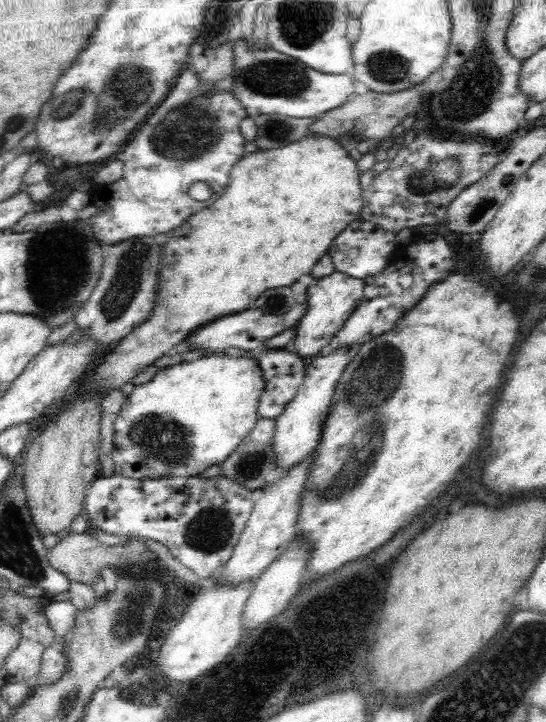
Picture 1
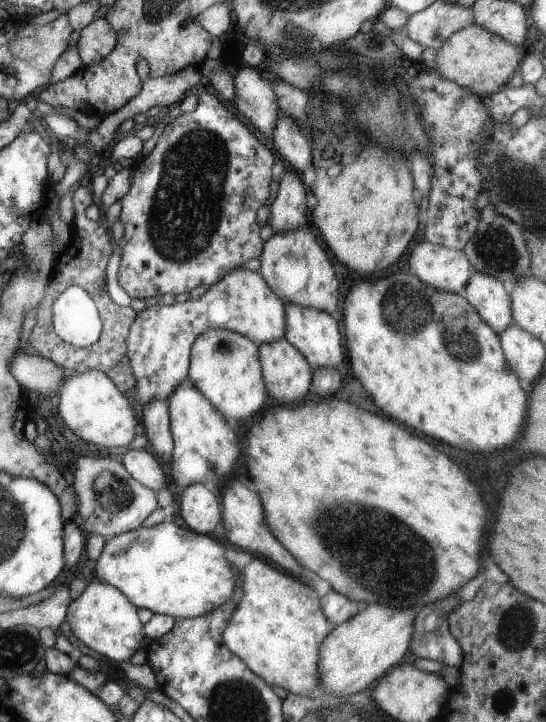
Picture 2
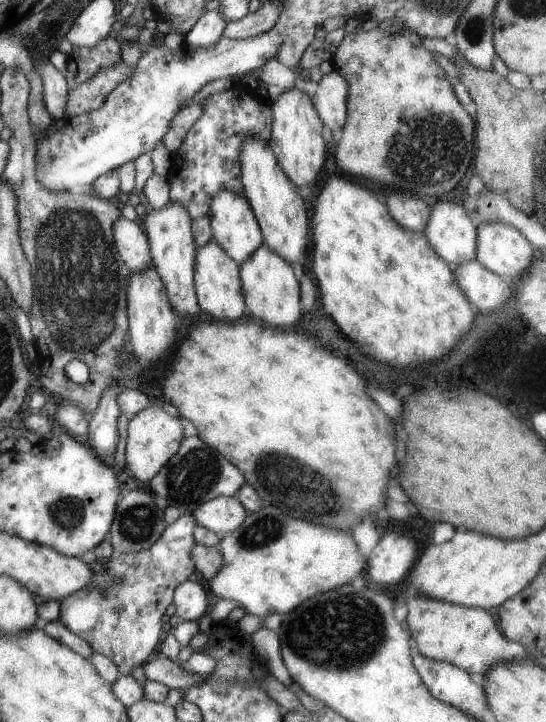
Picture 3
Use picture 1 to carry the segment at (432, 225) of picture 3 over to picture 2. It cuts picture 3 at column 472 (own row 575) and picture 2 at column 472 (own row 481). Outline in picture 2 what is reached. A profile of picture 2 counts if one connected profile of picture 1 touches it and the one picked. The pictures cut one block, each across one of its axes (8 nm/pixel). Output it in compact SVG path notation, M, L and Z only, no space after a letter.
M471 273L471 276L459 292L474 307L480 319L501 334L504 328L514 325L511 297L506 288L492 276Z

